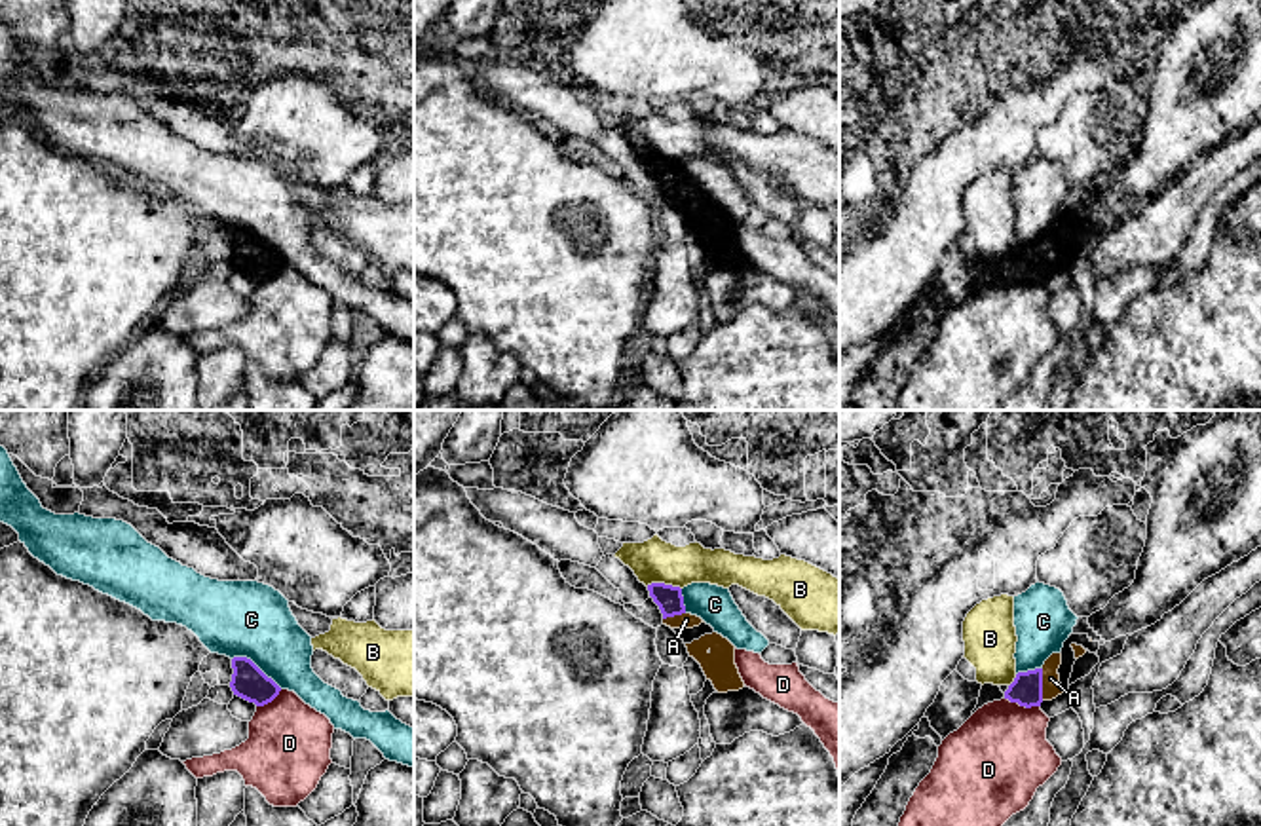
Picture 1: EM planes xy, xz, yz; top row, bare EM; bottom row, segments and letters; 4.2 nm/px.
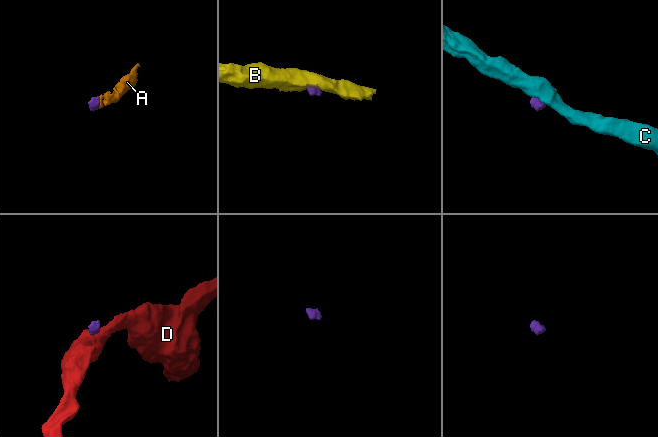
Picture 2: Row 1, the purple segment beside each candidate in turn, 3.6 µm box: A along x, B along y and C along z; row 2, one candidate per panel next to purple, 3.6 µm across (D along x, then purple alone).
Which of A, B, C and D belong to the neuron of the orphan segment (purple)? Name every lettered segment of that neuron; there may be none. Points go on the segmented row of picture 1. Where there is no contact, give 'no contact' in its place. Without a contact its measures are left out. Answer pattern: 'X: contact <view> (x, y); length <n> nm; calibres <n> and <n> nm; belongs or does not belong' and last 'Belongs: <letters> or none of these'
A: contact yz (1041, 684); length 140 nm; calibres 140 and 80 nm; belongs
B: contact xz (663, 583); length 150 nm; calibres 120 and 190 nm; does not belong
C: contact xy (255, 665); length 260 nm; calibres 150 and 320 nm; does not belong
D: contact yz (1022, 705); length 160 nm; calibres 140 and 420 nm; does not belong
Belongs: A

